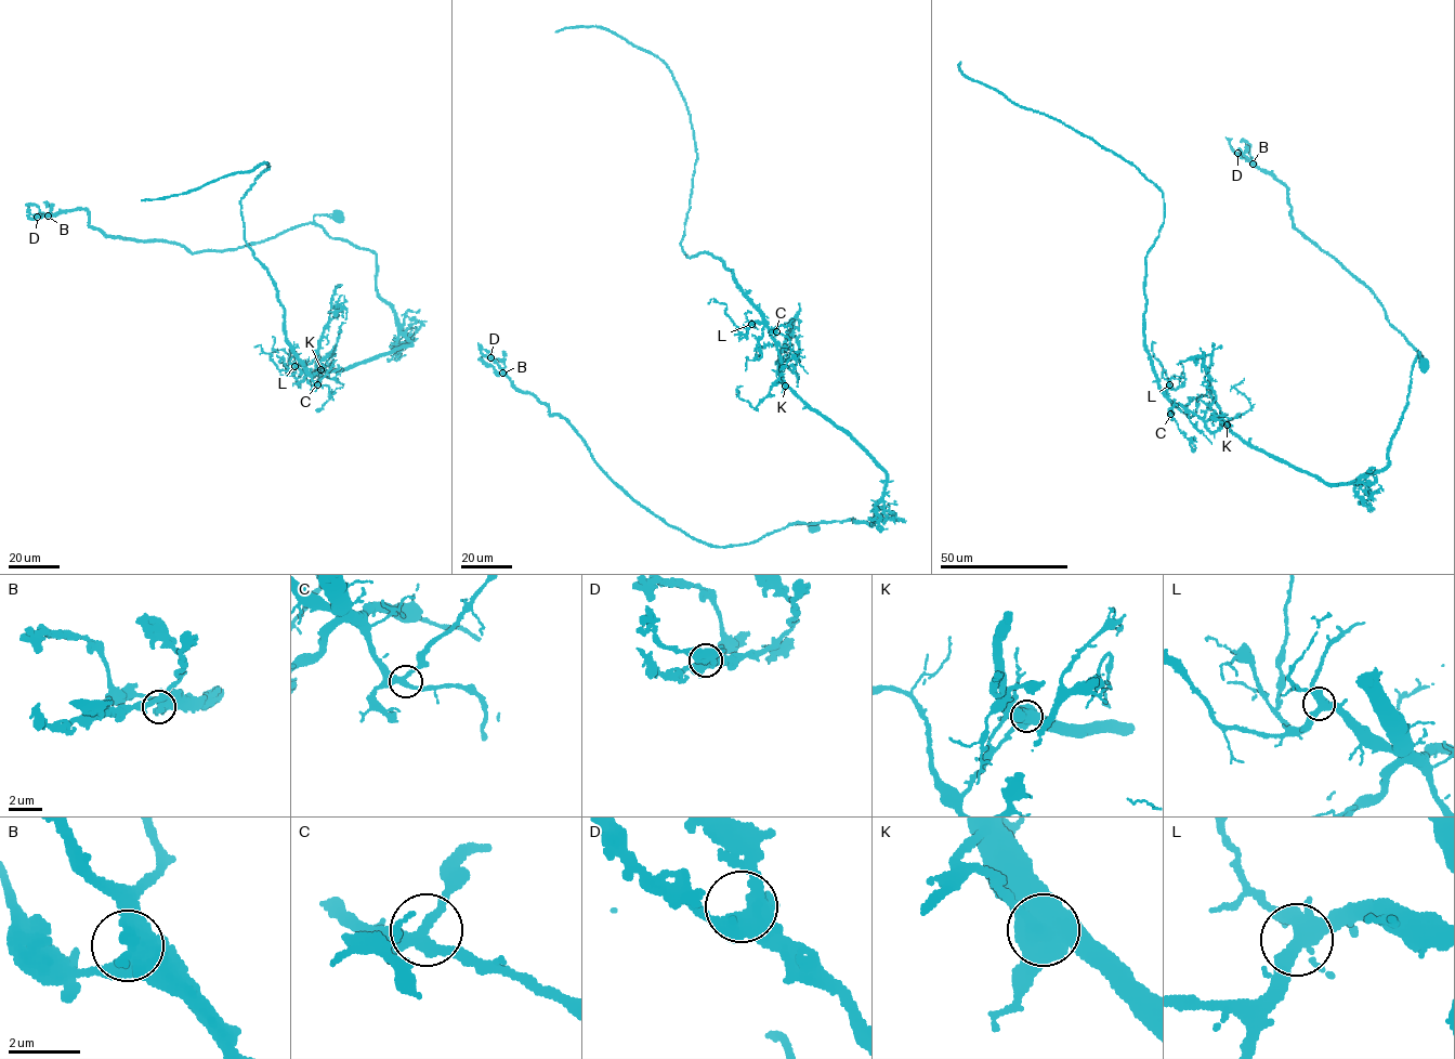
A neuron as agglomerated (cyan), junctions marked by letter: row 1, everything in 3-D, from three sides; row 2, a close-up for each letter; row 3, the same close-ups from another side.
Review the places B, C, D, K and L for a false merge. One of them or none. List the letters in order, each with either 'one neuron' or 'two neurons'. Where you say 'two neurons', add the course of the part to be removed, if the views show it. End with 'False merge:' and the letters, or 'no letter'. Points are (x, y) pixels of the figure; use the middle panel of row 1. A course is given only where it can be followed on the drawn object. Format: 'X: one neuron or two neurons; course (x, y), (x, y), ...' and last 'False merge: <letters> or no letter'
B: one neuron
C: one neuron
D: one neuron
K: two neurons; course (785, 386), (775, 384), (776, 343), (732, 269), (682, 249), (696, 159), (672, 74), (602, 28), (554, 33)
L: one neuron
False merge: K

